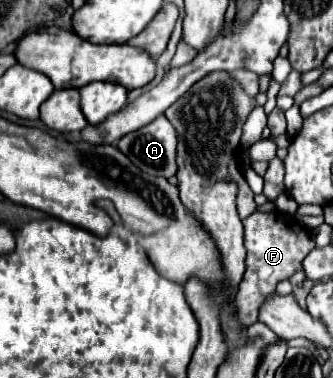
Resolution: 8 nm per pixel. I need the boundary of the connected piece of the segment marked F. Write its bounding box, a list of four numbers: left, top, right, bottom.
[234,210,314,326]

